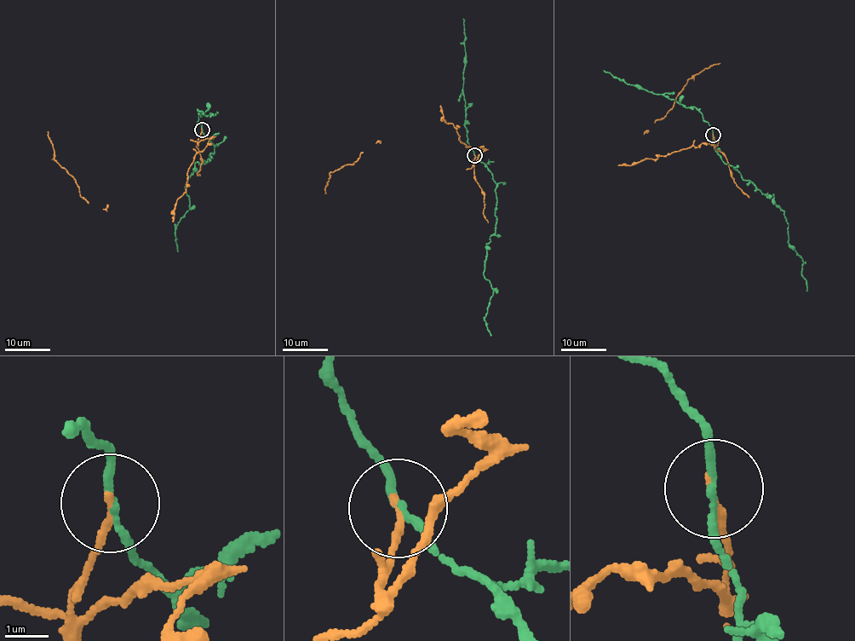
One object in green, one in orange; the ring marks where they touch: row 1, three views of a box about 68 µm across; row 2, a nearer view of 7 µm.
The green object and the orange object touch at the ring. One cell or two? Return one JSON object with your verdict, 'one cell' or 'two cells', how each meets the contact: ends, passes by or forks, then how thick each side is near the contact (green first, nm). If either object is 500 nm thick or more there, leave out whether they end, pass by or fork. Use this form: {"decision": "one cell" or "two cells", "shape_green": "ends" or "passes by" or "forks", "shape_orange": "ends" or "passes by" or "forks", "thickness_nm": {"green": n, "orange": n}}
{"decision": "two cells", "shape_green": "passes by", "shape_orange": "ends", "thickness_nm": {"green": 150, "orange": 150}}

